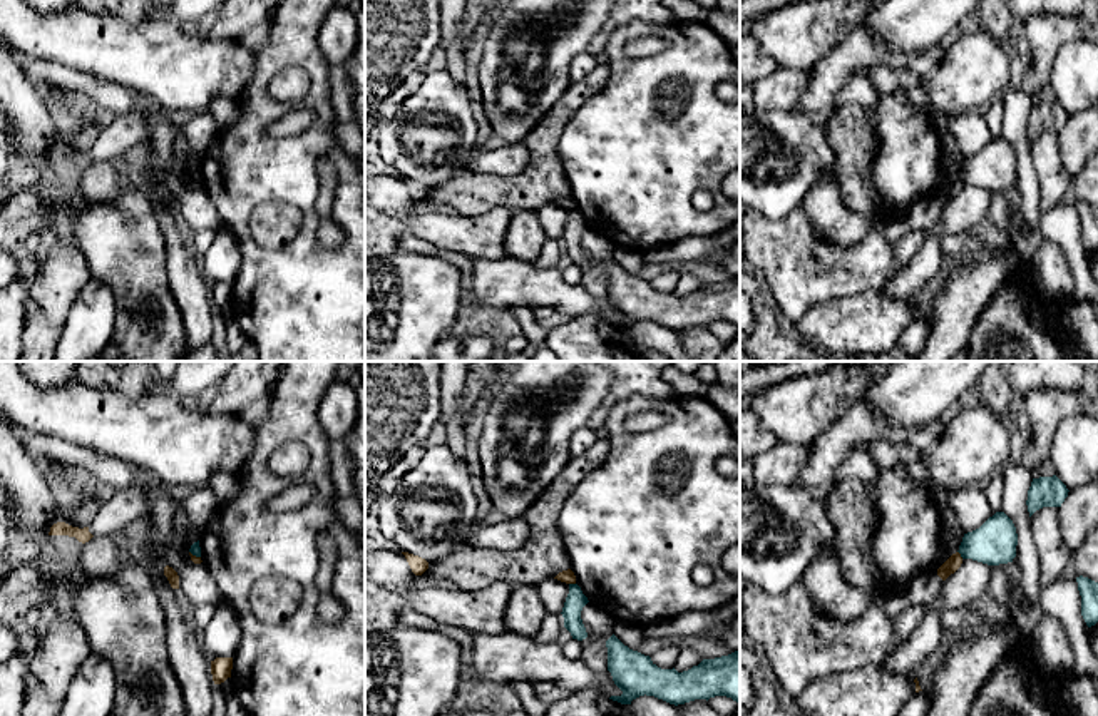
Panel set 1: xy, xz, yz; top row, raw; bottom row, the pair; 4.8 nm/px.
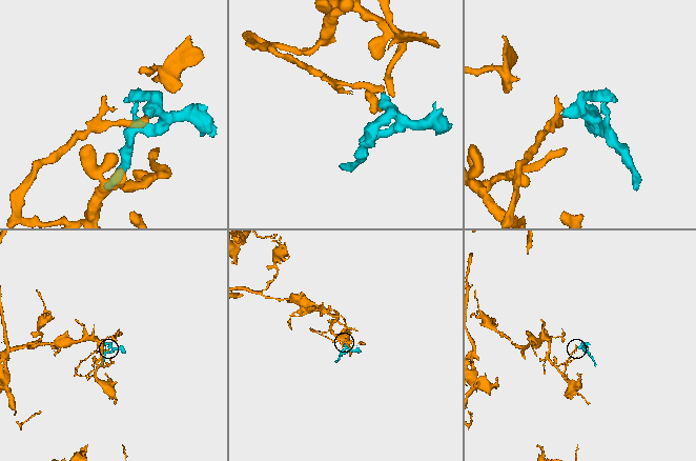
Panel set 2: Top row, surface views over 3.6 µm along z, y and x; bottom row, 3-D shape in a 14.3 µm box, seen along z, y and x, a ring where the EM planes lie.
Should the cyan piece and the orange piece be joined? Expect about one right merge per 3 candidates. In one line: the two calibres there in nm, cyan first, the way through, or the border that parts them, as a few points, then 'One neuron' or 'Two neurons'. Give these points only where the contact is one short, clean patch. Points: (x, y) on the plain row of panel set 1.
Thickness 220 nm (cyan) against 70 nm. Boundary: yz (958, 176), (963, 183). Two neurons

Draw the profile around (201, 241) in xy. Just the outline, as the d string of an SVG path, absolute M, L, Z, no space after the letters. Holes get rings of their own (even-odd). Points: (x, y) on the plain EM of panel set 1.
M196 233L192 243L189 244L191 253L201 259L213 244L213 239L213 233Z

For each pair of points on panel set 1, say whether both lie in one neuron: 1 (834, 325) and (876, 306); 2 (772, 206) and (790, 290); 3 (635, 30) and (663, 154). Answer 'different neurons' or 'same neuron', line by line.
1: same neuron
2: different neurons
3: same neuron

